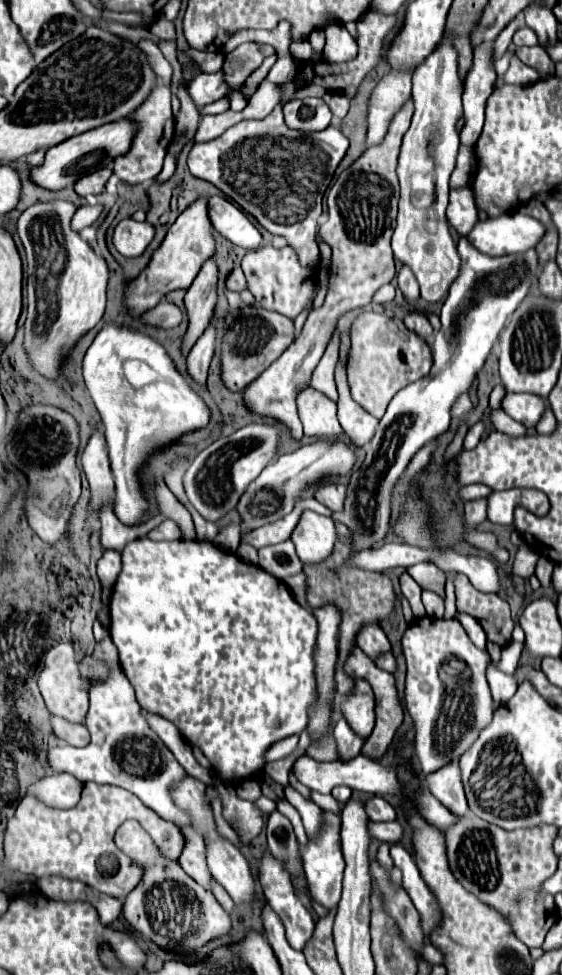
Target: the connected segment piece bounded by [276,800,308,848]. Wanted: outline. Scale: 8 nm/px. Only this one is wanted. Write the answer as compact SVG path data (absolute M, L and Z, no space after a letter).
M278 800L278 802L276 802L276 808L278 808L278 812L282 812L282 814L292 822L294 832L296 832L296 836L298 836L298 844L300 844L300 848L304 848L304 844L306 844L308 838L306 838L304 826L302 826L302 818L300 818L298 810L296 810L290 802L286 802L286 800Z

